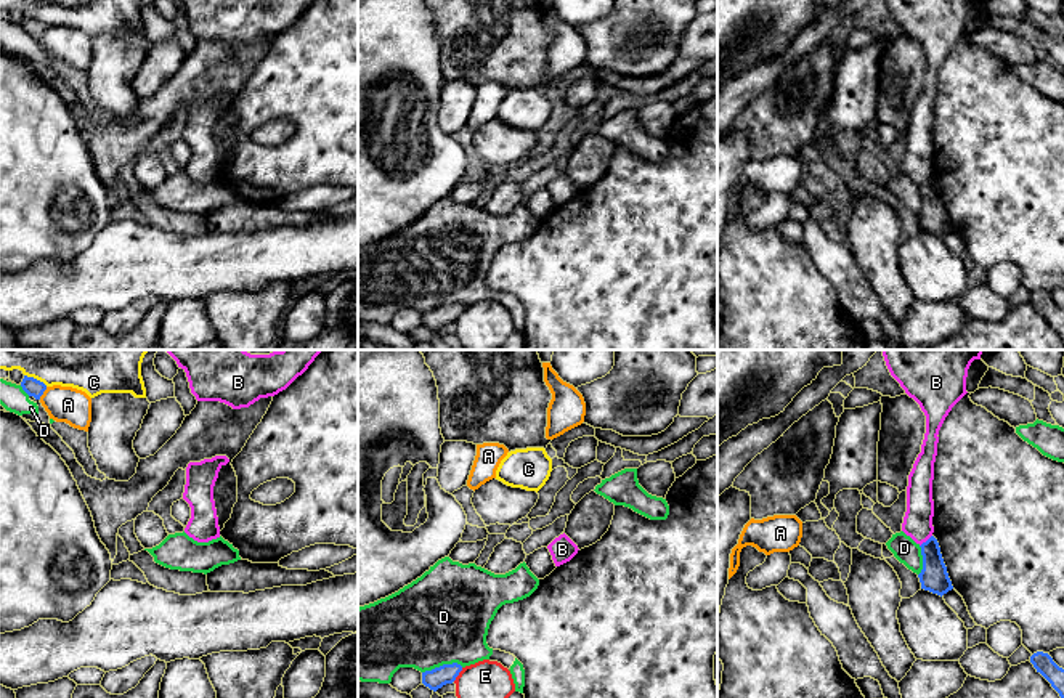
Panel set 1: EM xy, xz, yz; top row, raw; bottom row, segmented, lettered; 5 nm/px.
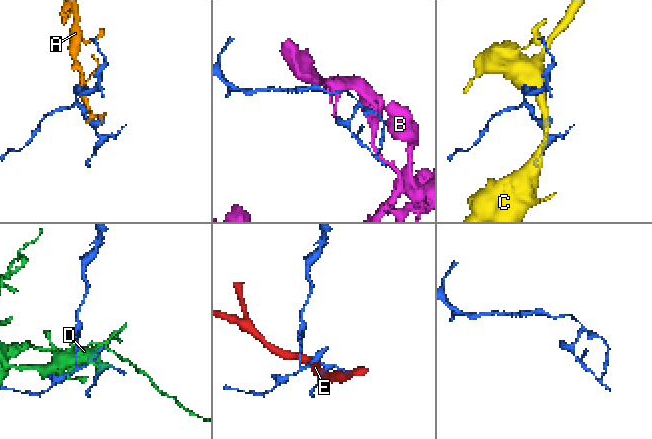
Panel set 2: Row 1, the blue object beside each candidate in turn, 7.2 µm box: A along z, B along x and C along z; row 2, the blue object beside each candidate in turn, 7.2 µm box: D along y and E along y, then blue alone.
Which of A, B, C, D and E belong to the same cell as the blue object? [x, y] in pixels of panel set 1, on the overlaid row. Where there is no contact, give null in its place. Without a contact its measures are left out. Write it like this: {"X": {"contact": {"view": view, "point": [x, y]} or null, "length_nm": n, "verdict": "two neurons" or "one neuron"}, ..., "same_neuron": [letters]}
{"A": {"contact": {"view": "xy", "point": [42, 393]}, "length_nm": 80, "verdict": "two neurons"}, "B": {"contact": {"view": "yz", "point": [926, 541]}, "length_nm": 90, "verdict": "two neurons"}, "C": {"contact": {"view": "xy", "point": [36, 379]}, "length_nm": 130, "verdict": "two neurons"}, "D": {"contact": {"view": "xz", "point": [443, 665]}, "length_nm": 220, "verdict": "two neurons"}, "E": {"contact": {"view": "xz", "point": [458, 674]}, "length_nm": 90, "verdict": "two neurons"}, "same_neuron": []}

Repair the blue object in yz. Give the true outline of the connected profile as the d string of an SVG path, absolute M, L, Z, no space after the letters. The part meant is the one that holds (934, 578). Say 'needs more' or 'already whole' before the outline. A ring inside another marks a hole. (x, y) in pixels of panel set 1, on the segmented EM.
already whole | M931 536L921 546L923 570L918 574L921 589L929 590L937 595L944 595L953 589L952 581L944 563L939 542Z

